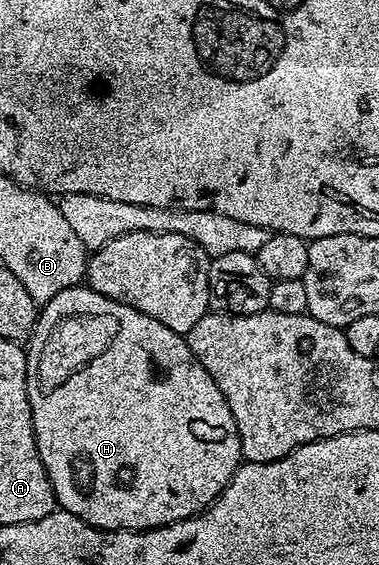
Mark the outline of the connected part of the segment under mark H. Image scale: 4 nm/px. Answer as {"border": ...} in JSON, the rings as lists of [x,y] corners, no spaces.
{"border":[[[80,284],[65,288],[57,292],[53,300],[42,303],[30,342],[43,342],[43,338],[47,338],[47,326],[51,326],[51,310],[71,310],[71,314],[115,314],[115,318],[119,318],[119,326],[123,326],[123,334],[119,334],[119,342],[115,342],[115,350],[111,350],[107,358],[99,358],[99,362],[95,362],[91,370],[83,370],[79,378],[71,378],[71,382],[67,382],[63,390],[55,390],[51,398],[35,398],[35,403],[31,406],[37,452],[41,456],[41,464],[45,464],[45,472],[49,476],[49,484],[55,493],[56,503],[73,516],[85,520],[90,526],[96,526],[98,530],[156,530],[159,526],[168,526],[191,518],[195,514],[202,514],[231,482],[231,477],[244,461],[244,456],[233,412],[229,412],[229,404],[225,396],[221,396],[221,388],[213,384],[213,376],[209,376],[209,372],[201,368],[201,364],[187,347],[186,337],[165,328],[165,324],[153,320],[153,316],[145,316],[145,312],[137,312],[117,300],[109,300],[93,292],[90,286]]]}

